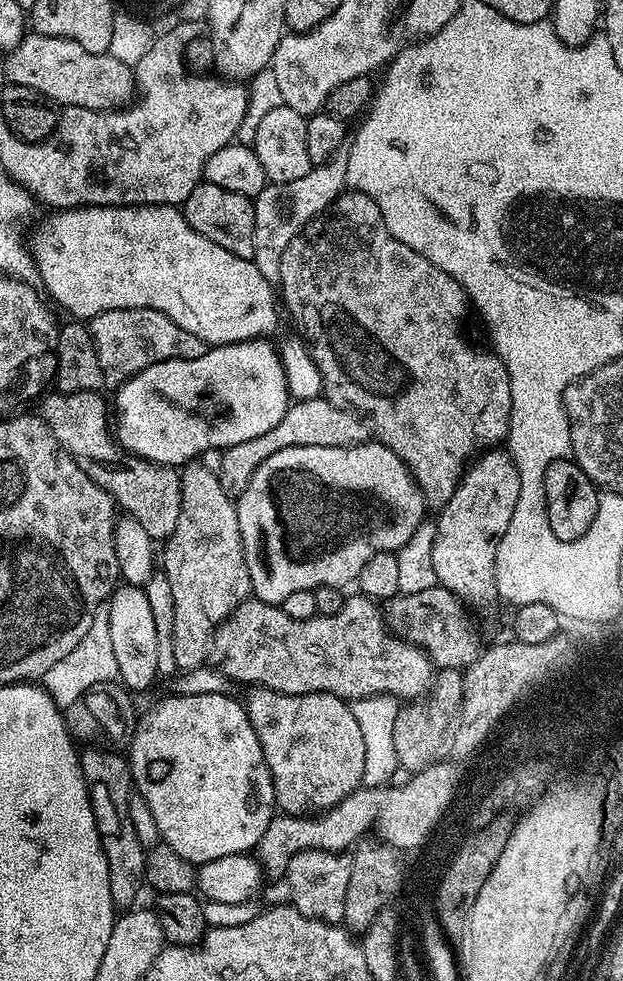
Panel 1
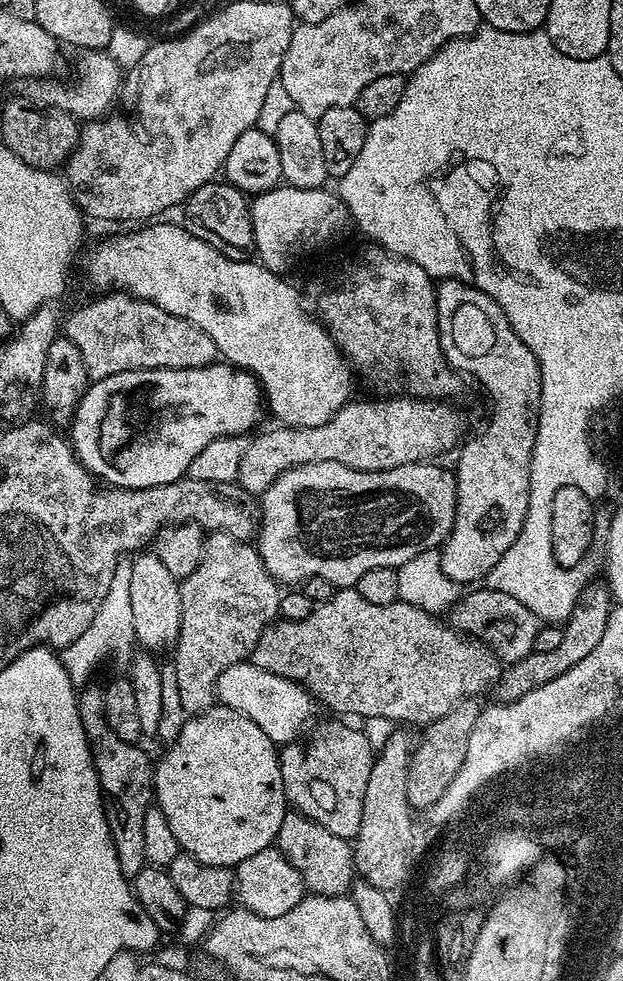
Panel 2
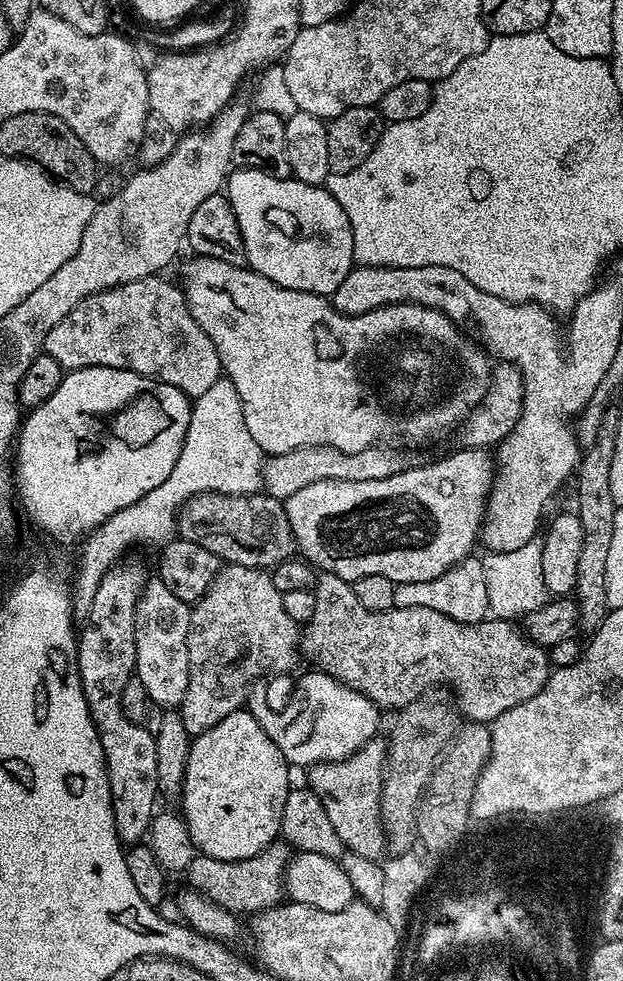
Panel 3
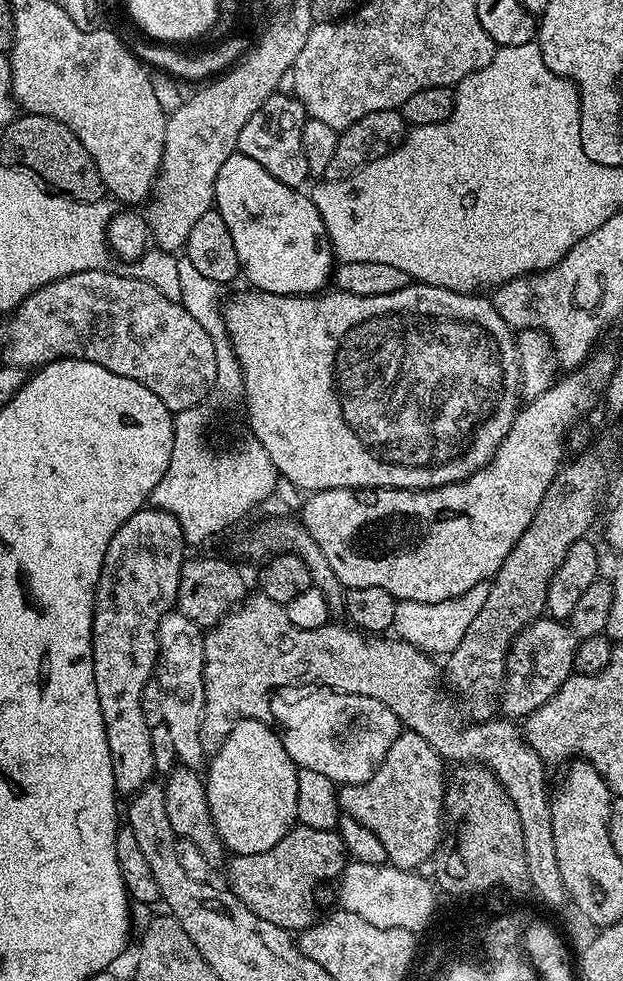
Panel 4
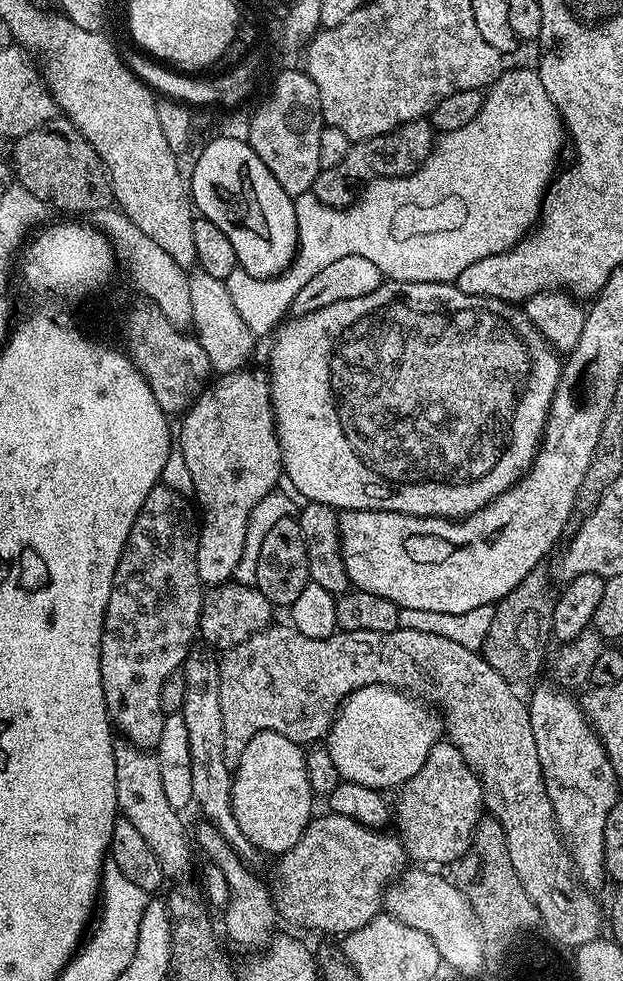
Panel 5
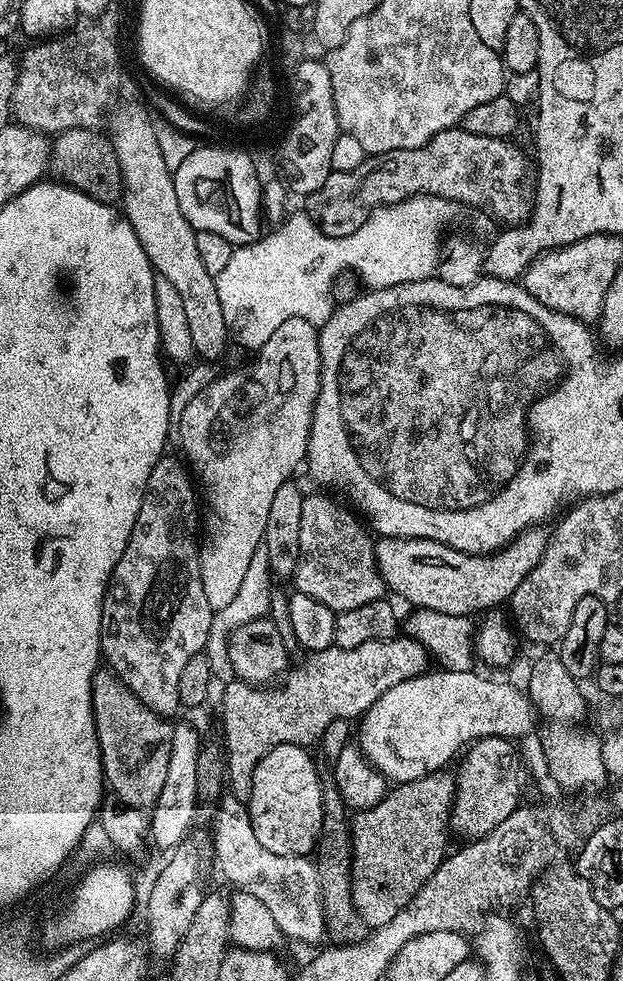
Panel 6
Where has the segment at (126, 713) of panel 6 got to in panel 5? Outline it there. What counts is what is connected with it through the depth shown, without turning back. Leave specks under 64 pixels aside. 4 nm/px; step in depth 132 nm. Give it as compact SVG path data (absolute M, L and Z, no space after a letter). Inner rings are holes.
M120 738L114 743L114 782L116 783L116 806L119 815L131 822L142 833L142 838L150 850L158 857L158 866L162 866L165 877L172 882L180 882L192 868L194 844L190 832L184 829L181 813L170 806L166 798L164 775L155 755L151 751L139 748L129 740Z

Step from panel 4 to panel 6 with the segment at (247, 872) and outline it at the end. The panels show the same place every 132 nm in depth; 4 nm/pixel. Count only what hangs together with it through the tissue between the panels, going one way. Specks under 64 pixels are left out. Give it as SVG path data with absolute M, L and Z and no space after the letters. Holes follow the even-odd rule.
M441 770L434 774L426 774L422 778L418 778L414 782L406 782L405 784L396 784L385 796L382 802L378 802L378 806L366 808L357 811L351 817L352 825L352 897L354 898L354 906L358 914L365 920L369 929L381 928L386 926L386 922L390 922L390 918L394 918L394 914L398 914L398 910L402 910L402 906L406 906L414 898L414 894L418 894L418 890L422 890L422 886L426 886L426 882L430 878L430 874L434 874L434 870L438 870L438 866L444 860L448 848L448 836L450 837L450 817L452 814L452 799L456 796L456 777L451 771Z

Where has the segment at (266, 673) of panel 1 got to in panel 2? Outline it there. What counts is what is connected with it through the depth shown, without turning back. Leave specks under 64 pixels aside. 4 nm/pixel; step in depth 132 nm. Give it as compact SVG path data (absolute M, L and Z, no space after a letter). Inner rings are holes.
M355 587L333 591L332 599L315 605L310 618L302 618L302 622L281 619L279 622L269 624L268 629L260 635L258 642L254 646L250 663L254 666L262 666L262 670L270 670L270 674L278 674L282 678L290 678L294 682L298 682L307 692L311 692L323 707L325 704L330 711L341 712L344 715L341 717L386 718L400 726L412 726L408 724L427 726L433 724L438 718L450 714L450 710L454 710L454 706L459 704L461 700L479 697L479 692L486 691L488 687L489 691L500 679L502 671L502 662L486 645L480 643L479 640L472 639L470 636L465 636L464 633L459 632L451 624L441 619L439 615L426 610L418 610L418 606L410 606L399 602L390 606L374 606L371 602L366 602L366 598L362 598L362 594L358 594Z

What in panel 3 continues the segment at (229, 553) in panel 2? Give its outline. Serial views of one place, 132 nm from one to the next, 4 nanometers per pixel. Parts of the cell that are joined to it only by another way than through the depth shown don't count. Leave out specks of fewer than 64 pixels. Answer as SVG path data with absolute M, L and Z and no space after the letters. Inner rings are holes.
M224 564L219 574L210 582L206 594L191 605L188 653L190 654L190 682L186 686L186 698L178 709L182 726L192 737L202 735L210 726L218 726L226 714L241 711L248 703L253 684L269 674L288 674L298 660L301 629L286 614L282 606L284 593L274 586L271 575L265 569Z

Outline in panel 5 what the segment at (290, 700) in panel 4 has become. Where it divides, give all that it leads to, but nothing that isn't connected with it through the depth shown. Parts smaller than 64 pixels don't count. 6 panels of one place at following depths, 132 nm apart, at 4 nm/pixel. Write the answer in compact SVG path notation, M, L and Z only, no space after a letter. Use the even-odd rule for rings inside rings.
M371 684L370 686L362 686L358 690L354 690L345 700L342 701L336 717L332 720L332 727L326 737L326 746L330 750L330 758L334 758L334 766L338 766L338 774L341 780L349 780L350 782L358 782L362 786L370 786L371 788L379 788L381 790L396 790L403 785L404 781L414 778L414 774L418 774L418 770L422 770L422 762L426 762L426 758L430 754L432 747L442 740L442 716L435 707L427 708L423 704L423 699L417 698L415 695L409 694L407 691L390 688L387 684Z

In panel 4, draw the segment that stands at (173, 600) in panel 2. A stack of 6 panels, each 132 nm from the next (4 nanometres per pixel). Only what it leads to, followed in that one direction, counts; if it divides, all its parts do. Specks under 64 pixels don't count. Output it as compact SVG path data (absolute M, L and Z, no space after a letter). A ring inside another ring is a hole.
M178 610L167 612L158 626L158 650L154 679L164 691L162 700L162 718L170 738L174 741L177 761L185 768L203 769L206 764L206 753L202 750L202 714L204 713L204 632L200 625L190 622Z

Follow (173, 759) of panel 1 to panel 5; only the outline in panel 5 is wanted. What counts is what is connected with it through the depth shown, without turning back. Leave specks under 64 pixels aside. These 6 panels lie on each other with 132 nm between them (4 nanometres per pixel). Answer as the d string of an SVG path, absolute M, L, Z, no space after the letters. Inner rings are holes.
M259 732L246 742L246 750L236 764L232 777L232 813L238 818L238 830L252 844L253 849L283 854L302 838L306 826L314 819L314 793L306 774L305 749L277 732Z

